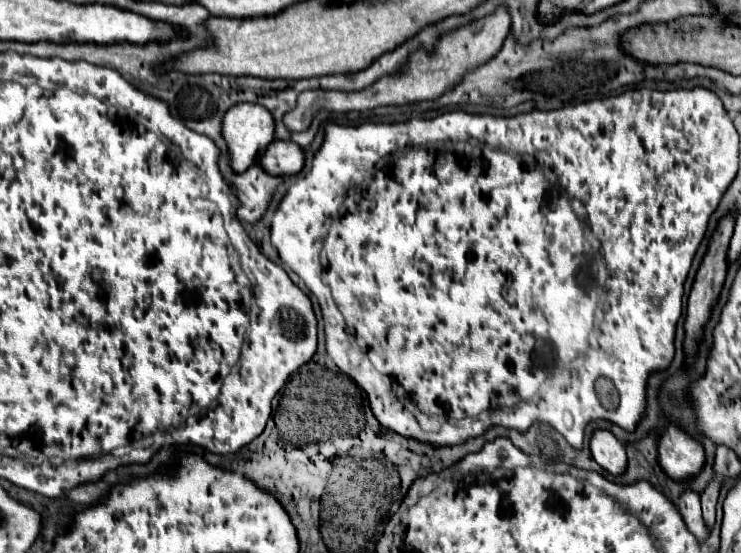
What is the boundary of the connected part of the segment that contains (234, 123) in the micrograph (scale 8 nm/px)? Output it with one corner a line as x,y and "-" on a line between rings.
239,103
231,107
223,119
223,137
231,151
231,167
235,171
245,171
247,167
259,163
271,141
275,141
275,119
263,105

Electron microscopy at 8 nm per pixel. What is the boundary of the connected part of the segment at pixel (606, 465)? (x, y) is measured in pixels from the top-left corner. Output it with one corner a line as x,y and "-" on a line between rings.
595,429
589,441
589,447
591,447
593,459
609,473
619,475
625,471
625,465
627,465
625,449
609,429

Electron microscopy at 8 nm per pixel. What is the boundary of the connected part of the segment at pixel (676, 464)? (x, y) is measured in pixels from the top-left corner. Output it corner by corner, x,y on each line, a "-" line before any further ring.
673,427
667,429
667,437
659,441
659,465
673,479
685,479
695,475
705,461
705,451
697,439

